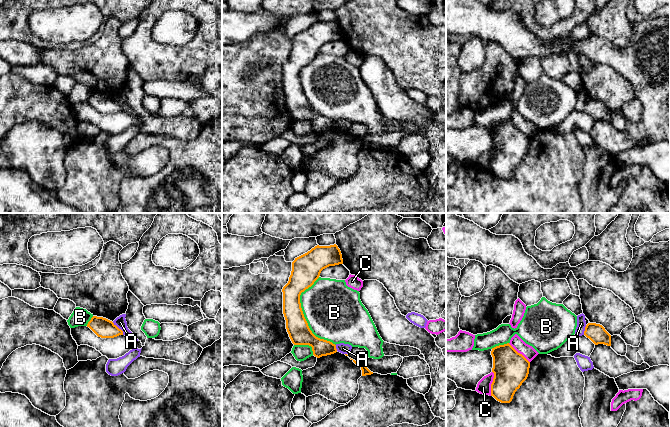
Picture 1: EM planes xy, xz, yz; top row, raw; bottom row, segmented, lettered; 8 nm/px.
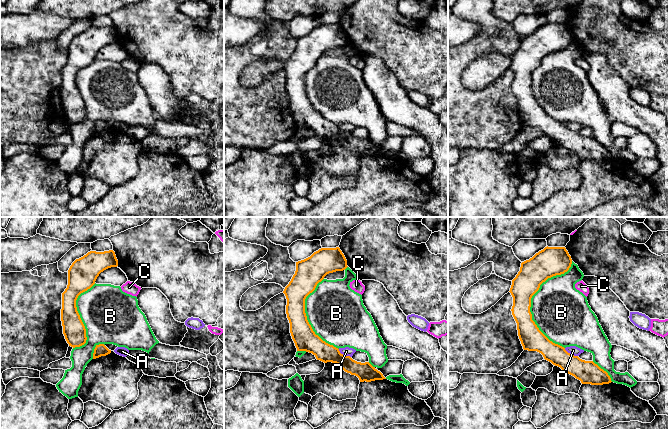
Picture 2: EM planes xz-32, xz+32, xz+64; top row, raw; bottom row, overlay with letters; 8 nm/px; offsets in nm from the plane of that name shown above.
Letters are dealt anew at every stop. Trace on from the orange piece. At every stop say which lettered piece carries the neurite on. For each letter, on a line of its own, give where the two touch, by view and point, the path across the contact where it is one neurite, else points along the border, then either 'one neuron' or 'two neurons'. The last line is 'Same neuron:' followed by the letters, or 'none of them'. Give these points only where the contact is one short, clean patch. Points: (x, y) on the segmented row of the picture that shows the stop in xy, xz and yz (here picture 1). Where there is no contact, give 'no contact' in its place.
A: meets orange in xy at (118, 328); border along xy (112, 322), (123, 334); two neurons
B: meets orange in xz at (303, 315); two neurons
C: meets orange in yz at (492, 383); two neurons
Same neuron: none of them

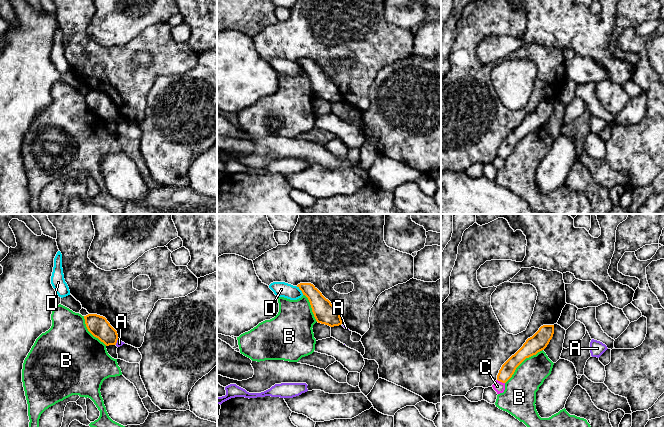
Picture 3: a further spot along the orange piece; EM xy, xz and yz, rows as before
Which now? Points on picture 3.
A: meets orange in xy at (116, 341); border along xy (118, 338), (115, 344); two neurons
B: meets orange in yz at (521, 362); two neurons
C: meets orange in yz at (501, 381); two neurons
D: meets orange in xz at (300, 289); two neurons
Same neuron: none of them

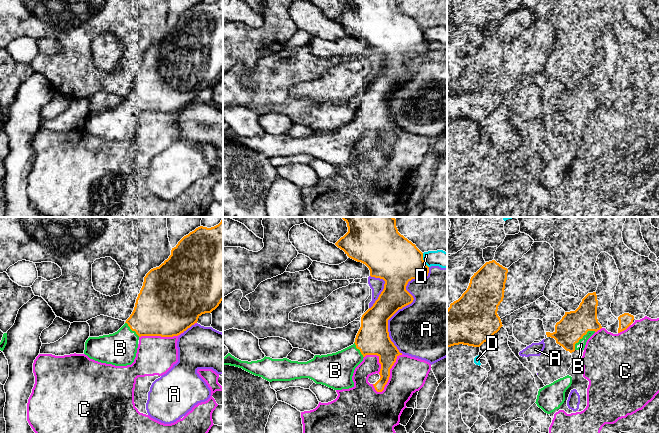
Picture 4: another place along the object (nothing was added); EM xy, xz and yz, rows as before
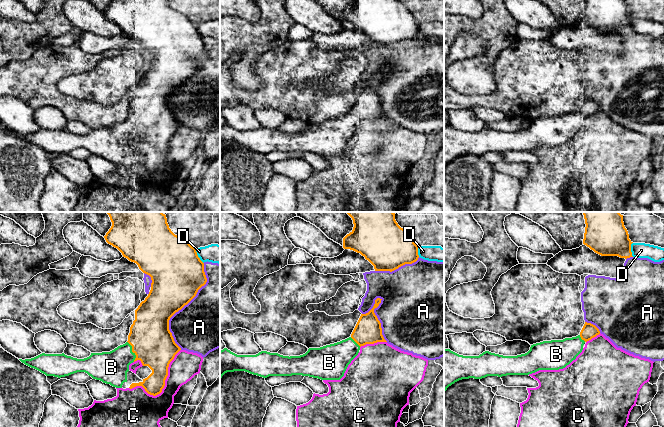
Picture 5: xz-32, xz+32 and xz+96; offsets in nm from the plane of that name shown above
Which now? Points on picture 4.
A: meets orange in xz at (406, 305); two neurons
B: meets orange in yz at (582, 337); one neuron
C: meets orange in xz at (389, 374); two neurons
D: meets orange in xz at (423, 260); two neurons
Same neuron: B

